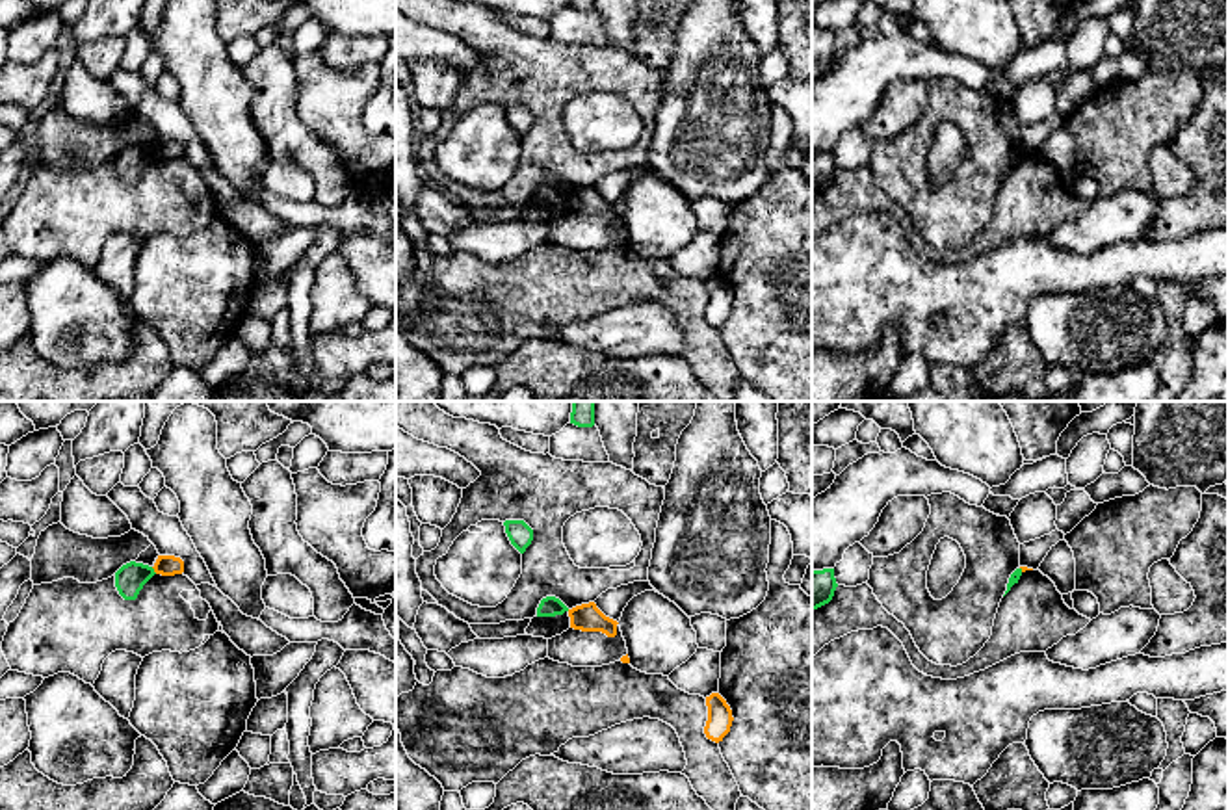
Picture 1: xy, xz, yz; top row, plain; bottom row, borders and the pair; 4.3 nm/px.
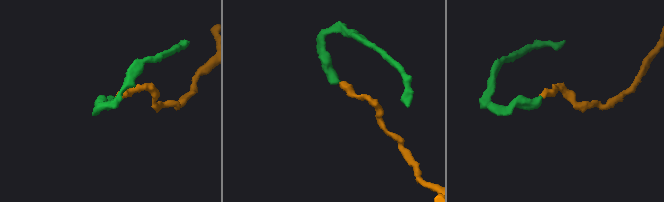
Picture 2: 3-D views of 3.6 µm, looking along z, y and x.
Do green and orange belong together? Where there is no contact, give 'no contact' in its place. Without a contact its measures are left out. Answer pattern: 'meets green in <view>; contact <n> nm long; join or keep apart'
meets green in xy; contact 40 nm long; keep apart

